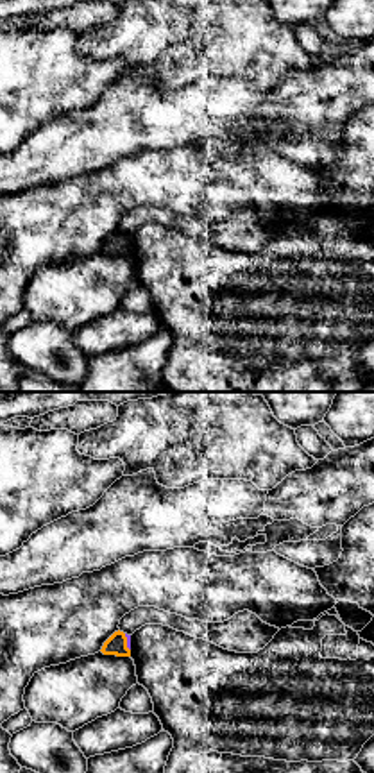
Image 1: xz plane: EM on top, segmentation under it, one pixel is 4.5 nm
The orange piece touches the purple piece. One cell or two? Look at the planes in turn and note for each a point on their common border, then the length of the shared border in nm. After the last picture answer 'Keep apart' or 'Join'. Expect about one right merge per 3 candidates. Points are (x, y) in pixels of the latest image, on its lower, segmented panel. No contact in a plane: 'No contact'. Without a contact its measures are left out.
Touches orange at (126, 643). Shared border 80 nm

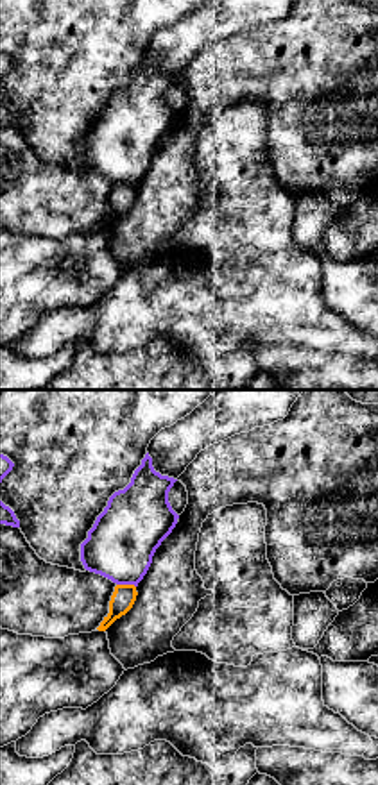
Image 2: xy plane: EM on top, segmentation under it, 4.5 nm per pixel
Touches orange at (126, 585). Shared border 90 nm

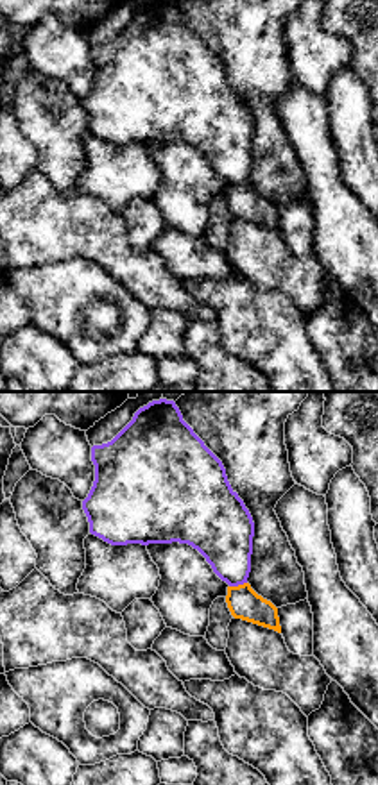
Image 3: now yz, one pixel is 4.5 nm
Touches orange at (239, 585). Shared border 80 nm

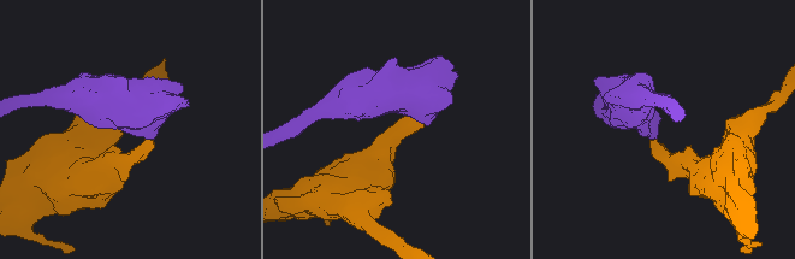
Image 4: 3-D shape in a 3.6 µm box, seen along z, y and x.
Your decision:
Keep apart

